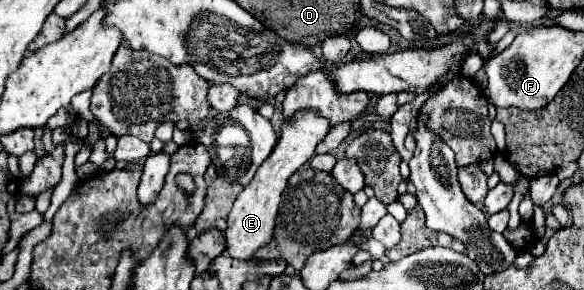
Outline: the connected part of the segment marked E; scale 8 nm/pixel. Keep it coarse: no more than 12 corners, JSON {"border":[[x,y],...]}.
{"border":[[297,110],[233,202],[227,254],[253,258],[273,236],[287,180],[331,130]]}

